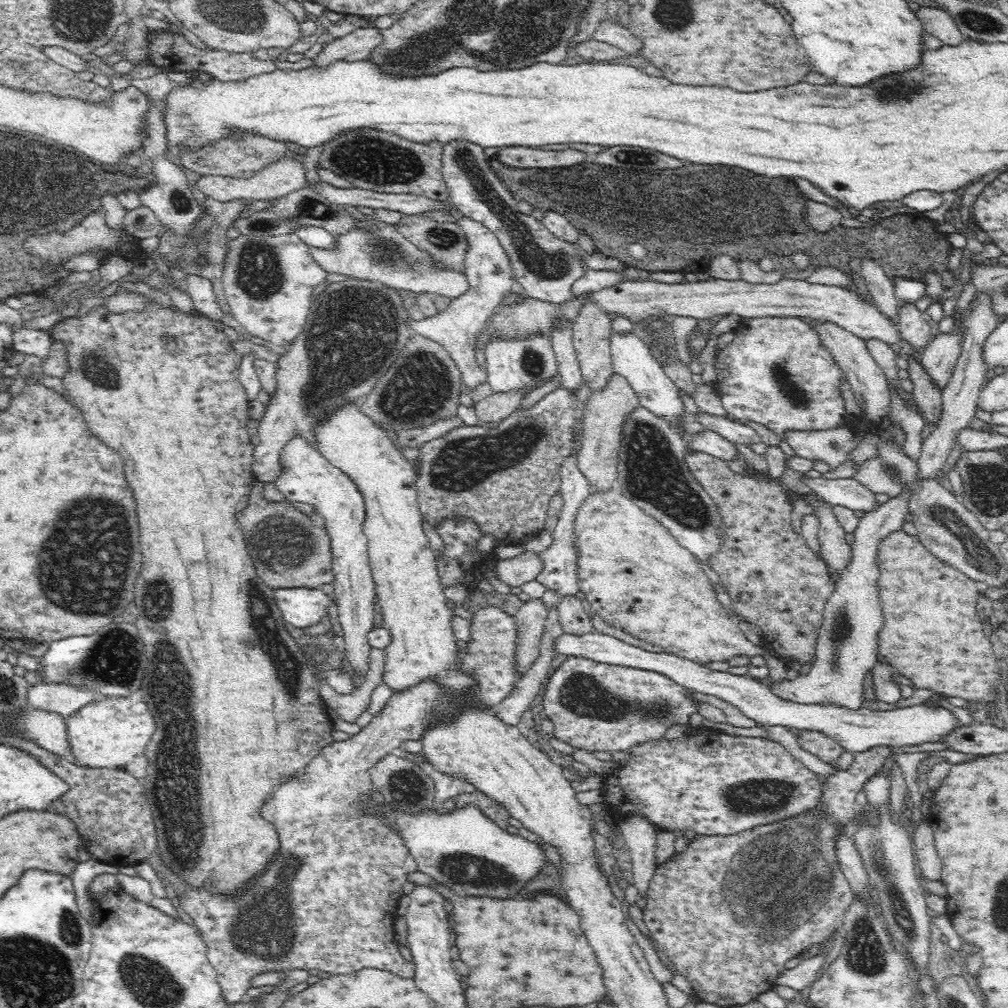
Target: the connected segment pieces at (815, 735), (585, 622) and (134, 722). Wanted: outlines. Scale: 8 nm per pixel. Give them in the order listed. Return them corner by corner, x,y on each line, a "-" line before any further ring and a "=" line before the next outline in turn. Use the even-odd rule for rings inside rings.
803,730
797,733
797,742
807,752
816,756
820,760
828,763
837,763
841,757
849,752
846,748
842,748
840,744
830,740
828,736
824,736
822,732
816,732
815,730
=
579,595
564,596
558,599
553,606
557,614
557,622
564,633
584,634
584,632
594,632
594,626
590,619
590,612
585,600
=
110,696
81,706
64,718
63,731
67,742
66,758
74,764
92,768
123,768
132,756
143,754
157,725
148,705
131,701
126,696

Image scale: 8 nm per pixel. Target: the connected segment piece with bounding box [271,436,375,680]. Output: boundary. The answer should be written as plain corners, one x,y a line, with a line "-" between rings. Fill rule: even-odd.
299,436
292,438
283,446
281,471
271,482
282,492
287,500
310,505
324,517
324,531
329,537
330,557
333,572
332,588
336,596
331,610
336,614
340,634
344,636
344,656
354,680
362,678
369,670
368,654
372,646
366,641
366,634
374,628
374,583
371,579
370,565
367,564
366,536
362,524
364,500
358,485
348,473
333,465
314,445
304,442

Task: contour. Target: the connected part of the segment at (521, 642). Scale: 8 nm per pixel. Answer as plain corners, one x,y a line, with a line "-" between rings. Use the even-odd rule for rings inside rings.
530,599
521,601
518,610
509,614
516,627
516,642
513,643
511,654
514,674
523,675
539,658
544,619
548,611
539,599

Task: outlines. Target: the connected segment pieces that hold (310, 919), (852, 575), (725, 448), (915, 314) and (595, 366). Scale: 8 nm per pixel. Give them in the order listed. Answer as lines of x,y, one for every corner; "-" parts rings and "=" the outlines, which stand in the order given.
430,682
420,683
405,691
394,693
384,703
384,708
378,713
378,716
374,716
370,720
368,726
361,728
358,734
354,734
348,740
342,740
342,742
331,741
330,744
322,745
322,748
319,748
319,751
299,770
299,773
286,777
266,798
261,806
261,815
269,820
270,824
274,825
277,830
278,852
271,864
266,867
261,875
257,876
246,891
243,891
237,897
232,896
232,898
212,896
209,892
190,892
189,889
181,893
181,907
189,914
194,926
201,932
201,937
205,942
206,960
211,962
214,971
224,968
224,978
229,978
227,982
227,992
229,994
224,998
226,1003
244,1003
252,1001
252,998
256,998
256,996
270,996
270,992
274,992
274,980
270,980
270,976
278,976
278,972
290,972
290,968
308,968
308,970
312,968
324,973
348,973
358,968
380,968
402,978
412,978
411,962
404,959
398,949
395,926
390,922
390,918
392,918
392,912
398,910
398,904
394,906
394,902
402,900
402,885
407,881
407,875
417,870
417,864
404,844
402,835
398,833
398,827
396,827
394,819
390,819
390,816
386,816
382,811
374,811
374,808
369,808
369,803
374,802
378,796
370,780
370,775
368,775
368,767
371,767
372,763
375,763
385,754
390,752
401,753
400,745
402,742
418,740
423,721
430,720
430,716
436,716
438,711
450,711
448,709
450,704
452,704
452,701
449,700
449,695
439,692
437,686
433,686
=
894,498
890,502
880,502
874,510
864,512
858,518
858,526
852,532
849,546
850,558
846,568
834,580
834,592
826,608
822,610
822,620
818,626
820,638
813,658
808,662
808,672
789,680
784,685
773,685
780,696
802,703
832,703
848,707
862,707
864,680
869,668
878,663
877,638
883,624
883,612
876,586
877,546
880,540
892,530
902,528
908,515
908,501
=
705,429
698,434
691,435
687,446
688,451
706,452
706,454
710,454
725,461
738,458
738,450
736,449
735,443
726,440
710,429
=
901,304
897,332
901,341
910,348
922,348
932,338
930,325
915,304
=
587,303
582,306
576,318
572,321
572,346
577,358
579,373
583,383
587,384
592,391
600,390
608,382
615,372
611,365
609,351
609,338
612,331
613,315
600,310
596,305

